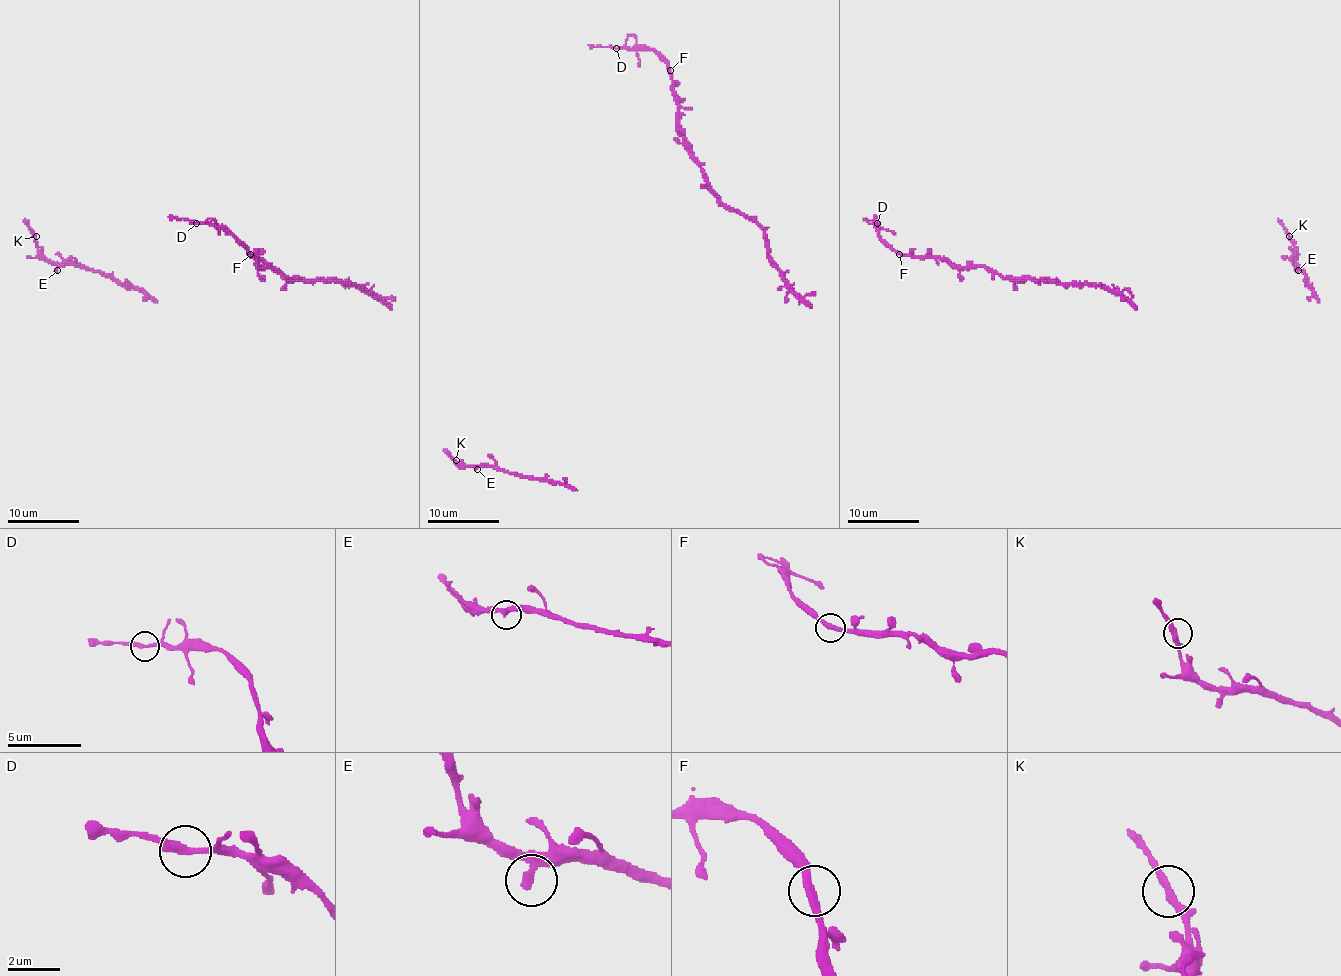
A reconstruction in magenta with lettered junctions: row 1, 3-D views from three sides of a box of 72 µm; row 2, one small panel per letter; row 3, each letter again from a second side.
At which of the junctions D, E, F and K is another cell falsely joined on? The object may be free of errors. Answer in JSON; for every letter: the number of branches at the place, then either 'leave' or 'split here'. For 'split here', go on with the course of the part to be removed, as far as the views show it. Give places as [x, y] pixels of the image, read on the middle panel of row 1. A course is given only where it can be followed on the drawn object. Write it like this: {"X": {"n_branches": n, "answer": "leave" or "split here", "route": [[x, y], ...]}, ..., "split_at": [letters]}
{"D": {"n_branches": 2, "answer": "leave"}, "E": {"n_branches": 2, "answer": "leave"}, "F": {"n_branches": 2, "answer": "leave"}, "K": {"n_branches": 2, "answer": "leave"}, "split_at": []}

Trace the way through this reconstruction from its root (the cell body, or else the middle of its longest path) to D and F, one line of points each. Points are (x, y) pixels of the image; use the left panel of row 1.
D: (365, 293), (368, 292), (357, 284), (288, 279), (273, 267), (261, 267), (259, 259), (231, 234), (197, 224)
F: (365, 293), (368, 292), (357, 284), (288, 279), (273, 267), (261, 267), (259, 259), (250, 254)

